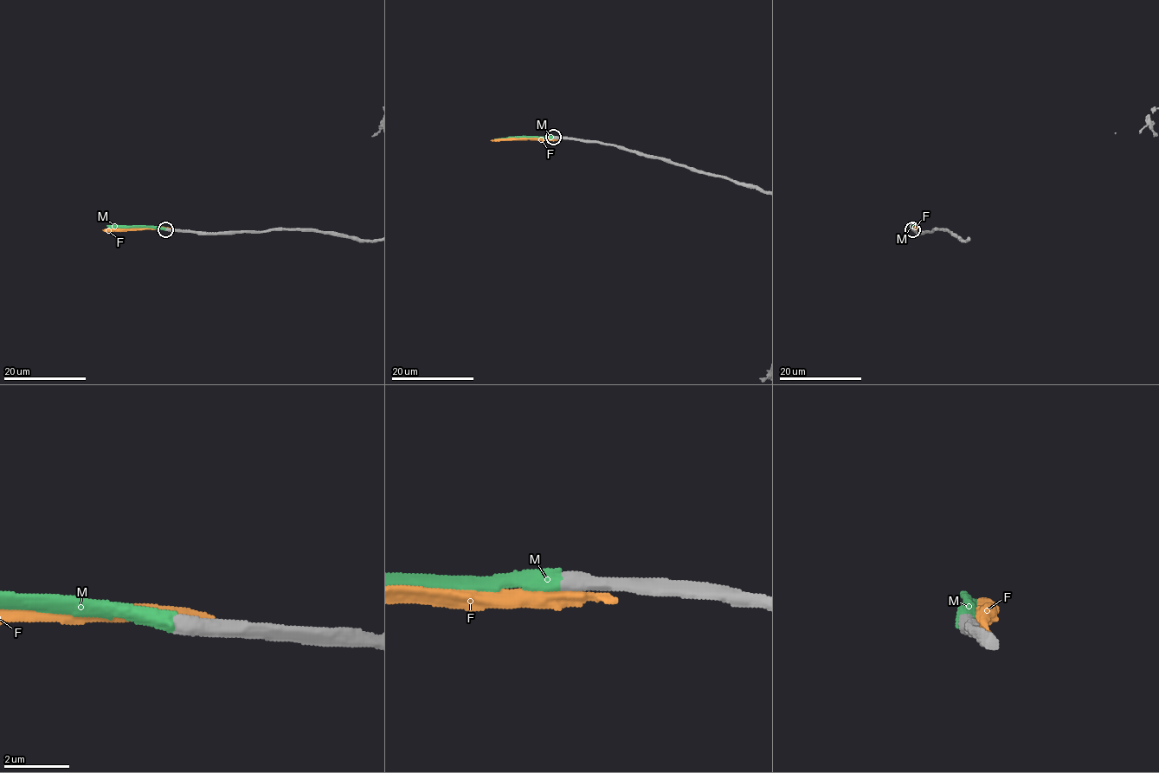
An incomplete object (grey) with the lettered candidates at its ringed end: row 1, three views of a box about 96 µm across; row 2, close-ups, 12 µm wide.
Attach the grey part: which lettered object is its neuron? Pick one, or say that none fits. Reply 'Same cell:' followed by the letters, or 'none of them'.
Same cell: M

